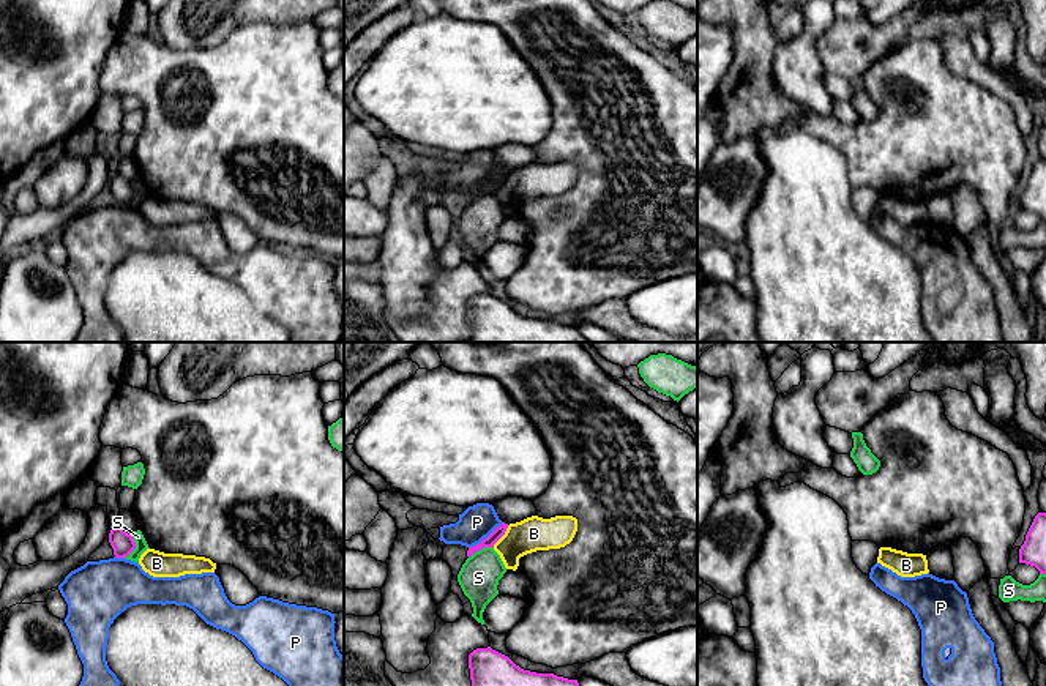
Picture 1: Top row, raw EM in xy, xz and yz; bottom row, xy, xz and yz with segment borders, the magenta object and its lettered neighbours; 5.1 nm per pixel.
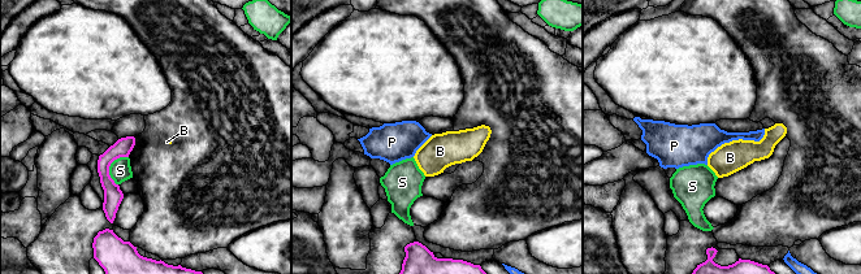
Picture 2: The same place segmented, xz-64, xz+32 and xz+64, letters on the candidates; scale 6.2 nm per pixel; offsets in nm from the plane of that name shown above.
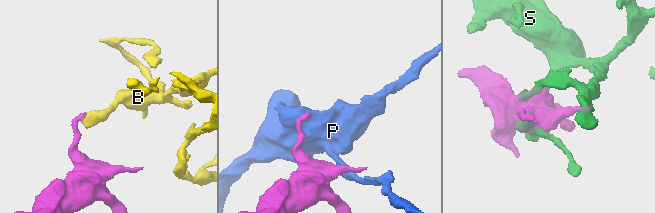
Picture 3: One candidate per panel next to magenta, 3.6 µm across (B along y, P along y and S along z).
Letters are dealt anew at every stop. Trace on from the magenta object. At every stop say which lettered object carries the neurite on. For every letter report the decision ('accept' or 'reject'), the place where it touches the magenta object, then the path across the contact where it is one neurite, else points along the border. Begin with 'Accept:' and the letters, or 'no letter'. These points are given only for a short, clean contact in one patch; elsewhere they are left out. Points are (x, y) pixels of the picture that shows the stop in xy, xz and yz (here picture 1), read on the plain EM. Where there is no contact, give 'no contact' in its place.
Accept: no letter
B: reject; meets magenta in xz at (502, 182); border along xz (508, 172), (493, 193)
P: reject; meets magenta in xz at (488, 183); border along xz (504, 169), (469, 194)
S: reject; meets magenta in xy at (134, 194)

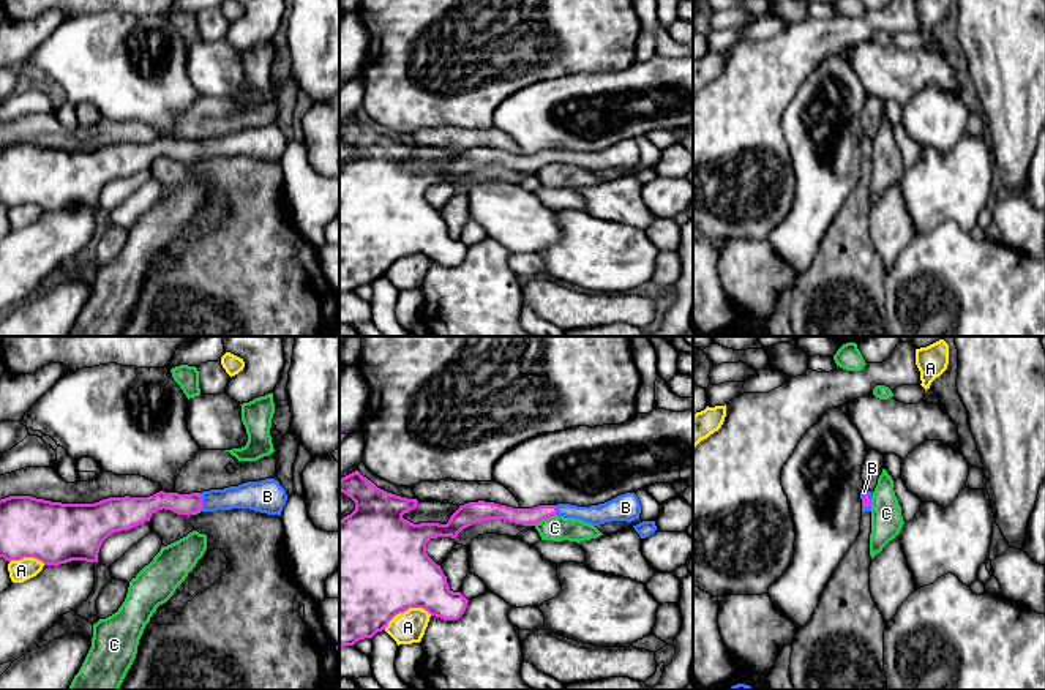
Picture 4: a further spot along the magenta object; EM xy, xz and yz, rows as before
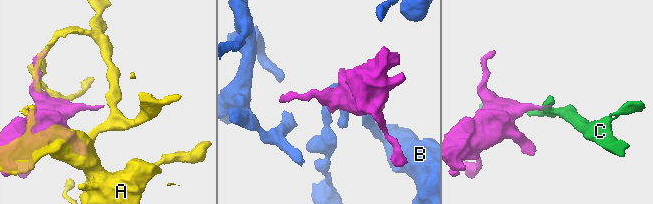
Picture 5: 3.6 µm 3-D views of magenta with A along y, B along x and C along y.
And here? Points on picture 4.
Accept: B
A: reject; meets magenta in xz at (406, 256)
B: accept; meets magenta in xy at (201, 147); runs through xy (182, 150), (201, 147), (248, 141)
C: reject; meets magenta in xz at (543, 164); border along xz (554, 160), (534, 171)

